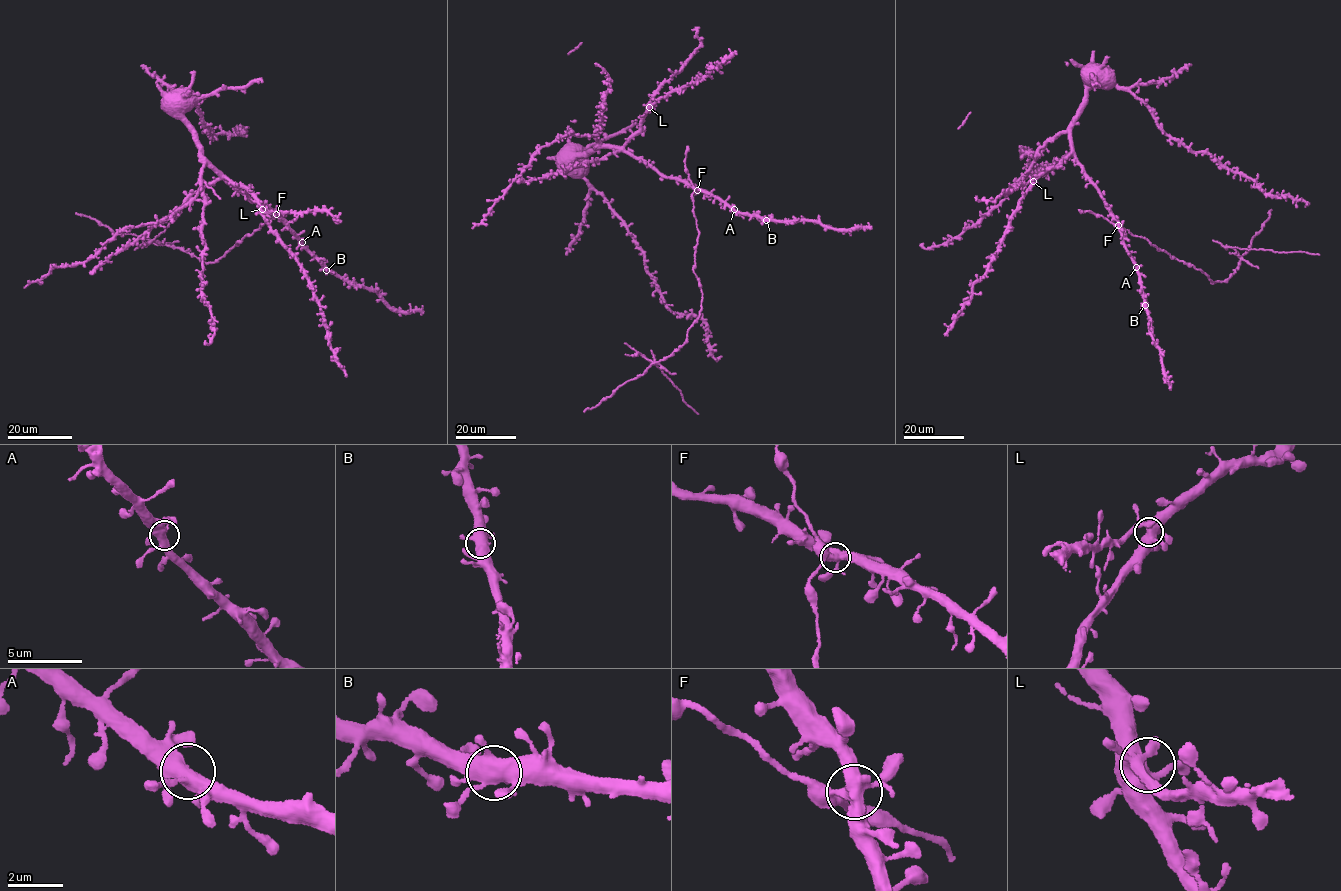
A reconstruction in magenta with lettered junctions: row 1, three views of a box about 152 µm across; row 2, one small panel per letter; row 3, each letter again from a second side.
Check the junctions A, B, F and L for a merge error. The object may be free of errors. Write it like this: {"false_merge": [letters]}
{"false_merge": ["F"]}

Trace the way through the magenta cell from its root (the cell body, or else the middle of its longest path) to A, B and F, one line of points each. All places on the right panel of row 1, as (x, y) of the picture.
A: (1088, 78), (1087, 95), (1071, 132), (1075, 159), (1117, 221), (1124, 247), (1136, 267)
B: (1088, 78), (1087, 95), (1071, 132), (1075, 159), (1117, 221), (1124, 247), (1136, 268), (1145, 305)
F: (1088, 78), (1087, 95), (1071, 132), (1074, 154), (1118, 225)

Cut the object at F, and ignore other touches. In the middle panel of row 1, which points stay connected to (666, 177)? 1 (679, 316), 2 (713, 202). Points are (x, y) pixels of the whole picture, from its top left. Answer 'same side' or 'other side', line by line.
1: same side
2: same side

